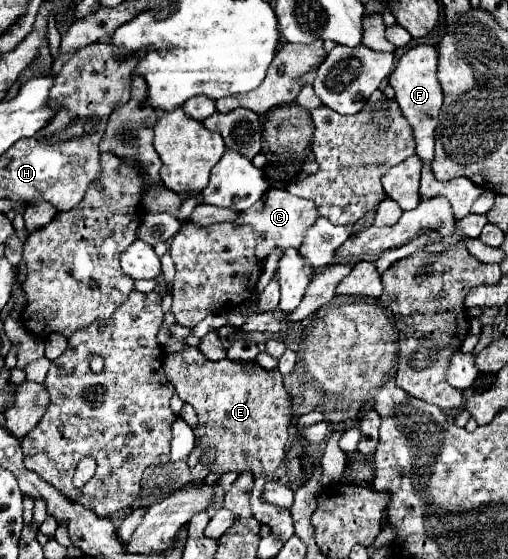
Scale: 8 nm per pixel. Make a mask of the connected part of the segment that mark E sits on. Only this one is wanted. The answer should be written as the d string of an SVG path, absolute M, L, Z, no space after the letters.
M189 346L183 354L167 354L165 374L175 386L177 396L191 404L199 416L199 426L193 430L203 450L215 446L217 460L213 472L243 472L251 470L255 478L255 490L251 494L251 510L257 522L271 528L271 534L285 543L294 535L293 520L289 510L267 506L261 500L263 486L273 480L275 470L287 454L291 400L283 388L283 376L279 370L265 370L257 362L211 362L199 348Z

